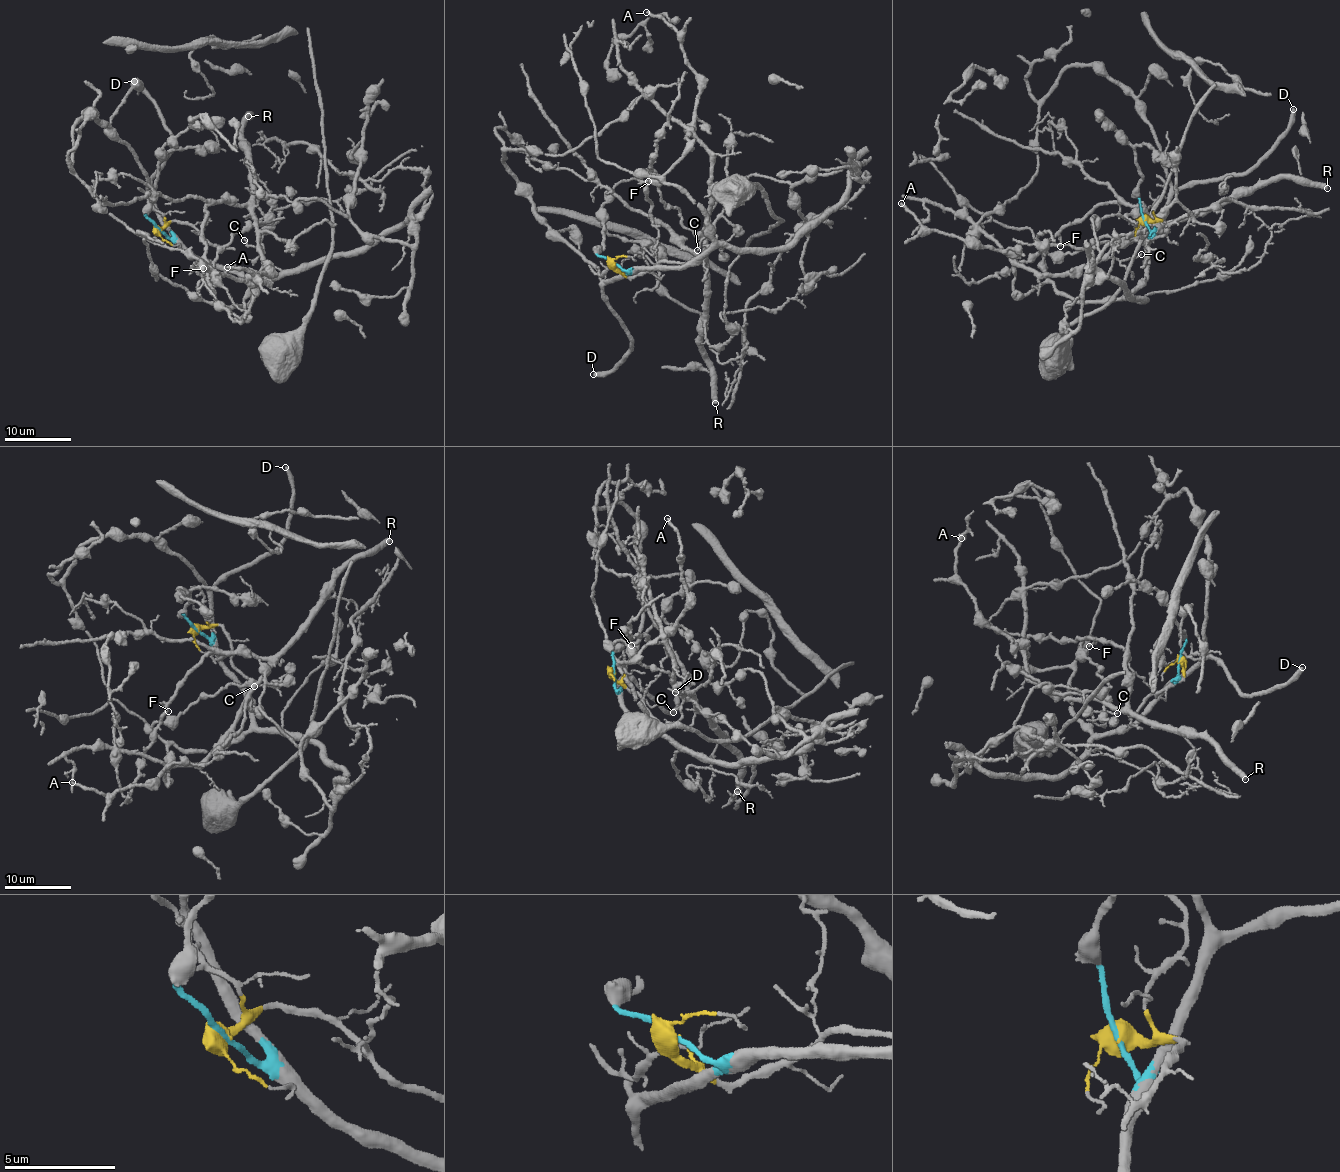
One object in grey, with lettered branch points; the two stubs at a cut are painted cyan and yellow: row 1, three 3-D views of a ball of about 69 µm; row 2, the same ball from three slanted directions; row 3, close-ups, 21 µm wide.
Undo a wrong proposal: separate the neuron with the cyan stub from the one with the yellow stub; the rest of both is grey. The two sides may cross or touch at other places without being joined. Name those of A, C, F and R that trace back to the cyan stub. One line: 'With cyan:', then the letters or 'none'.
With cyan: A

